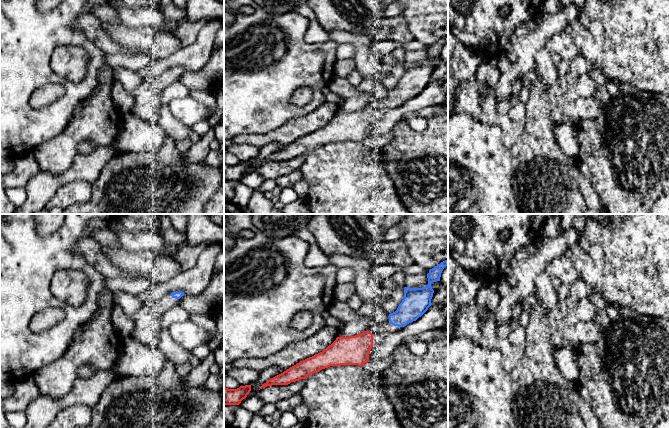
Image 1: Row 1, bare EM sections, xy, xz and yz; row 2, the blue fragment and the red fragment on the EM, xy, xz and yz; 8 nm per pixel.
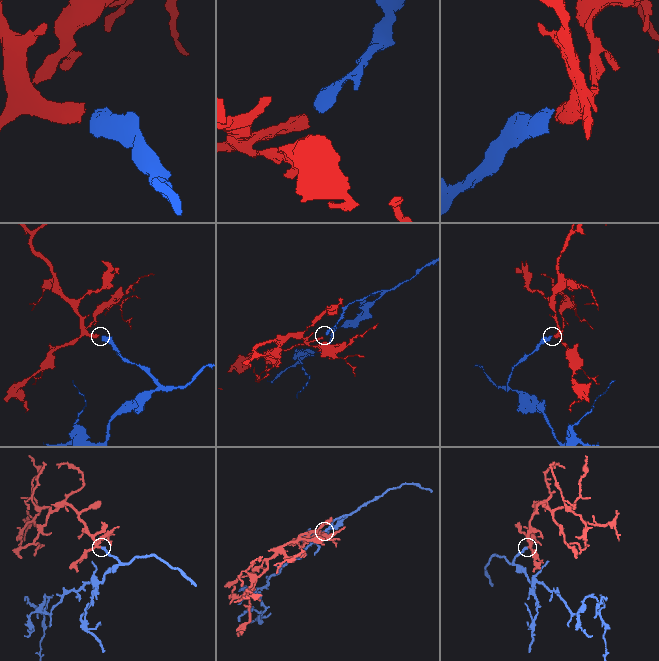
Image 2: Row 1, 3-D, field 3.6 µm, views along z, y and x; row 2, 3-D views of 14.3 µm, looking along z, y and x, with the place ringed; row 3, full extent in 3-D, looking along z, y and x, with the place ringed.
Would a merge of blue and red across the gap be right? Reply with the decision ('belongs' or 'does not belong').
belongs

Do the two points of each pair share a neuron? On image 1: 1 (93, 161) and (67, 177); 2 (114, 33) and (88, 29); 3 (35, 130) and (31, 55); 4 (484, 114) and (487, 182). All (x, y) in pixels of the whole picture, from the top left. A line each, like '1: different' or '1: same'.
1: same
2: different
3: same
4: different

